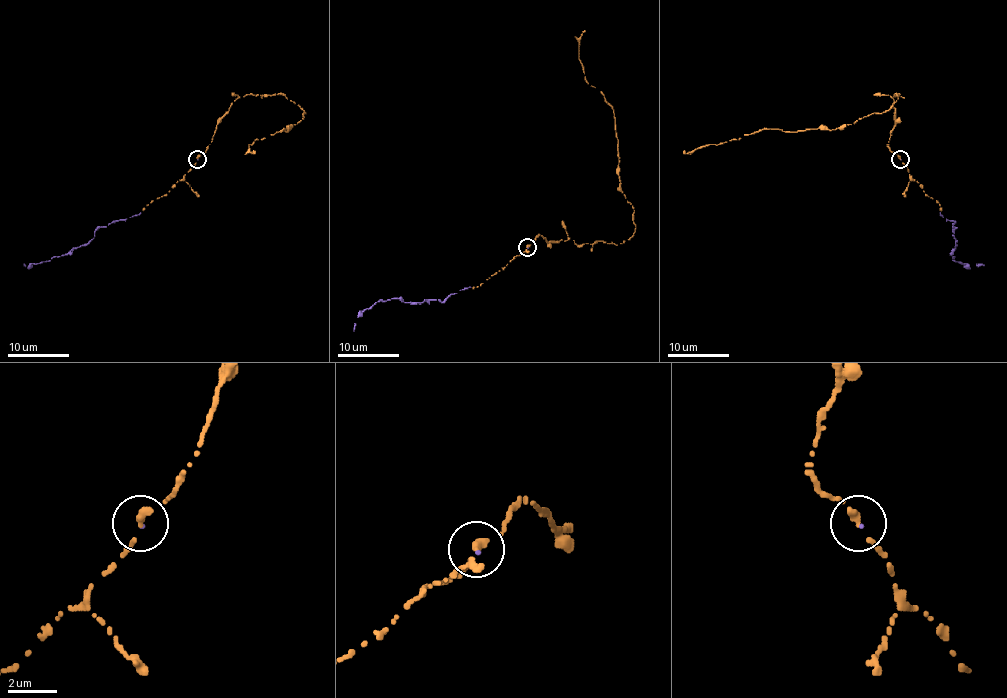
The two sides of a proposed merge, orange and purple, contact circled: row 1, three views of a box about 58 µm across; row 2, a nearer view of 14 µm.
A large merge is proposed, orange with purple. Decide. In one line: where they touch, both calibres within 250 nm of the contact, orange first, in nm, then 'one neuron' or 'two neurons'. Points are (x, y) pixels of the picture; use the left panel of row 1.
at (197, 159); 340 nm thick on the orange side, 70 nm on the other; one neuron

